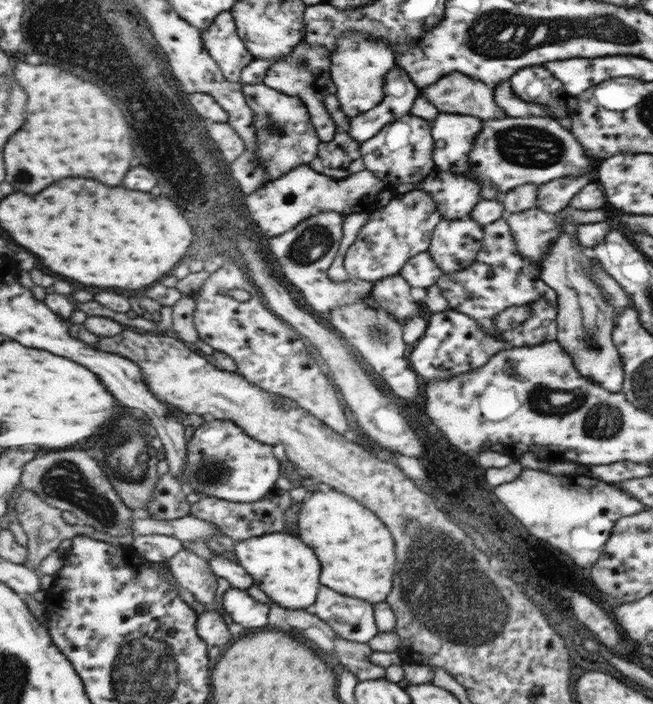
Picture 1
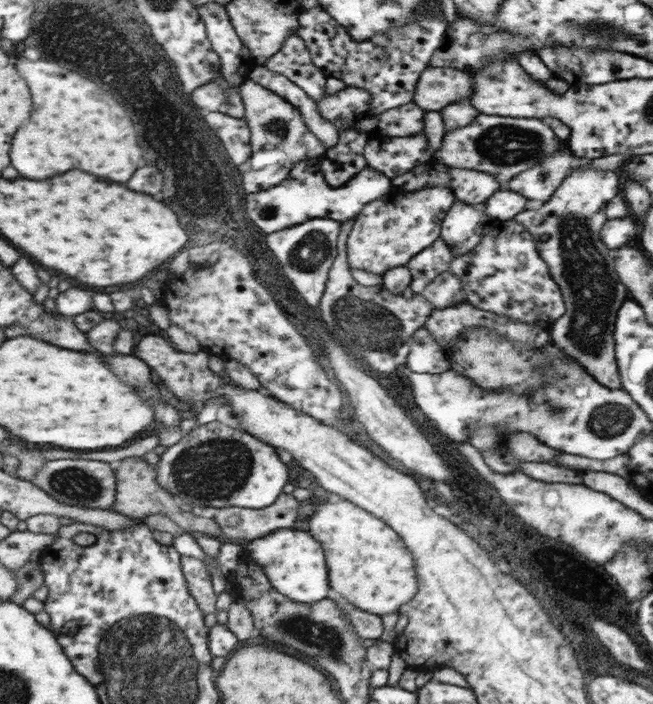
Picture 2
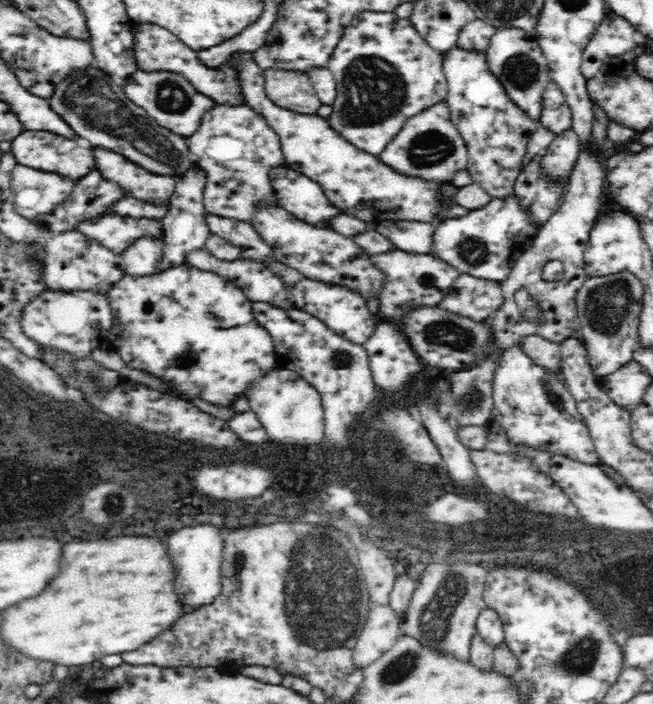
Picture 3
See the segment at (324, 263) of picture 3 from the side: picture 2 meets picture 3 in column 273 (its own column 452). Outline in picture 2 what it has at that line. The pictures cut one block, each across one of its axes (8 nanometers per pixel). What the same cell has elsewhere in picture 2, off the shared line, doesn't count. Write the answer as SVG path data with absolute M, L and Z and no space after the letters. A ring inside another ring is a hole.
M455 200L453 208L449 208L449 214L445 216L441 224L441 236L447 246L453 250L453 258L457 254L465 254L473 250L483 234L485 226L491 224L493 218L485 214L485 204L465 204L463 200Z

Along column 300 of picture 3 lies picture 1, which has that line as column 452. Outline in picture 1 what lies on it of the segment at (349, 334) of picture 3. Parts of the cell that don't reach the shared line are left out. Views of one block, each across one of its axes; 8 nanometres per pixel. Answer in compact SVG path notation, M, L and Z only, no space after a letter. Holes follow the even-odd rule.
M505 218L487 224L483 232L485 236L481 240L481 250L477 252L473 264L465 270L443 274L437 280L437 286L449 302L449 310L471 316L489 336L509 342L511 348L537 346L543 342L557 340L557 292L541 280L539 262L525 258L521 256L521 252L517 252L513 232ZM507 308L529 308L531 316L513 330L497 332L495 316L503 314L503 310Z

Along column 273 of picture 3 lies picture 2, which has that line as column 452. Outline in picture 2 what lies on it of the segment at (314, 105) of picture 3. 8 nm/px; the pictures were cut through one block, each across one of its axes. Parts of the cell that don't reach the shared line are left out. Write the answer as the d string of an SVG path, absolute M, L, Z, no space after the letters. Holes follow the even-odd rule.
M425 68L413 90L413 102L425 112L443 110L447 104L471 98L473 82L465 72L457 72L453 68Z

